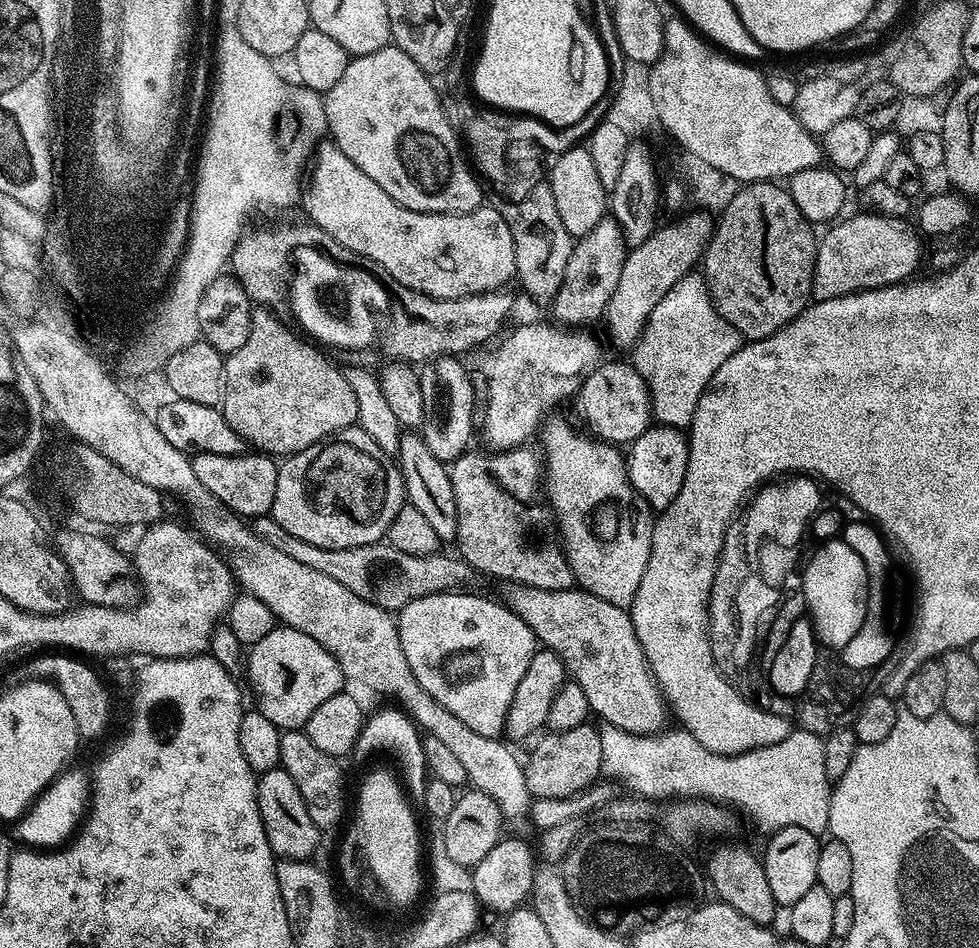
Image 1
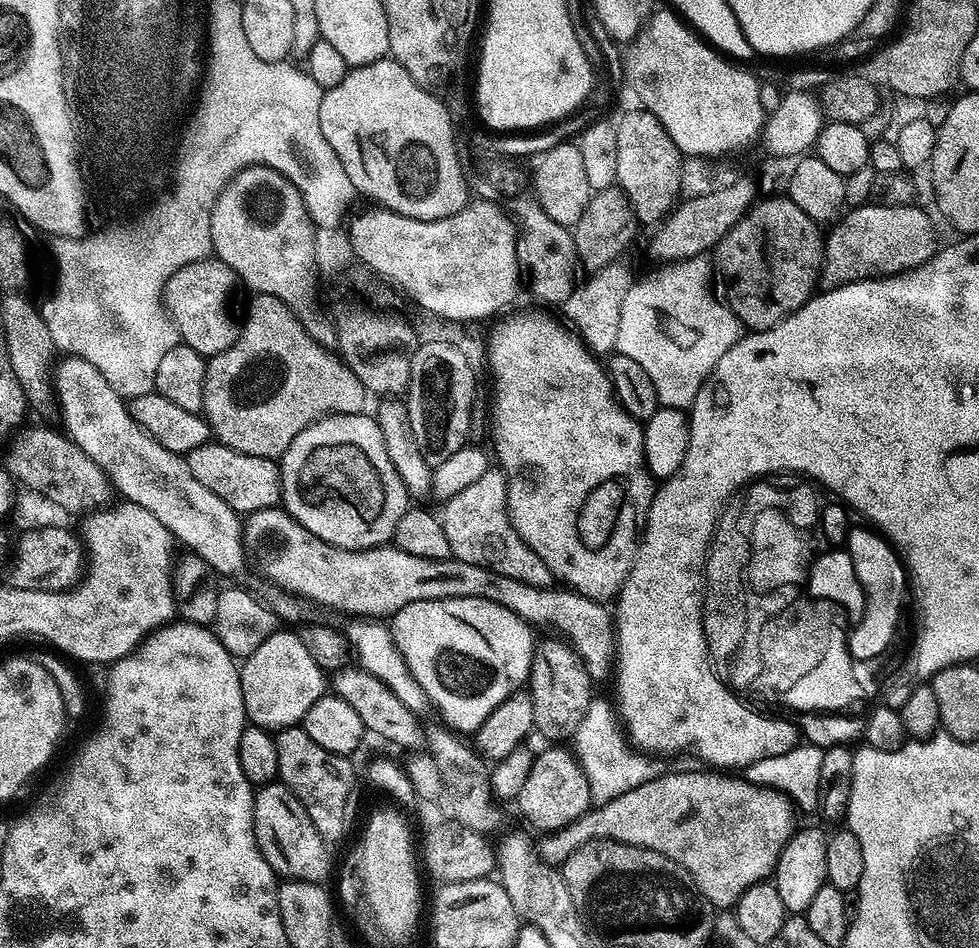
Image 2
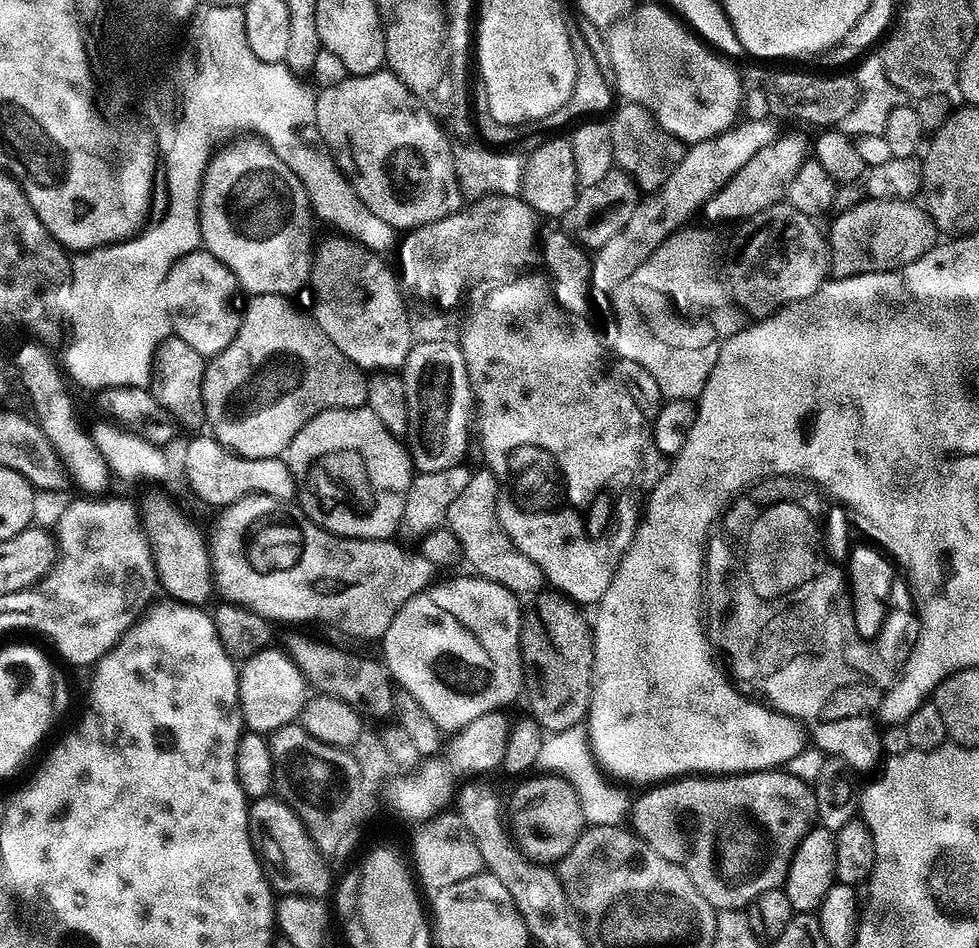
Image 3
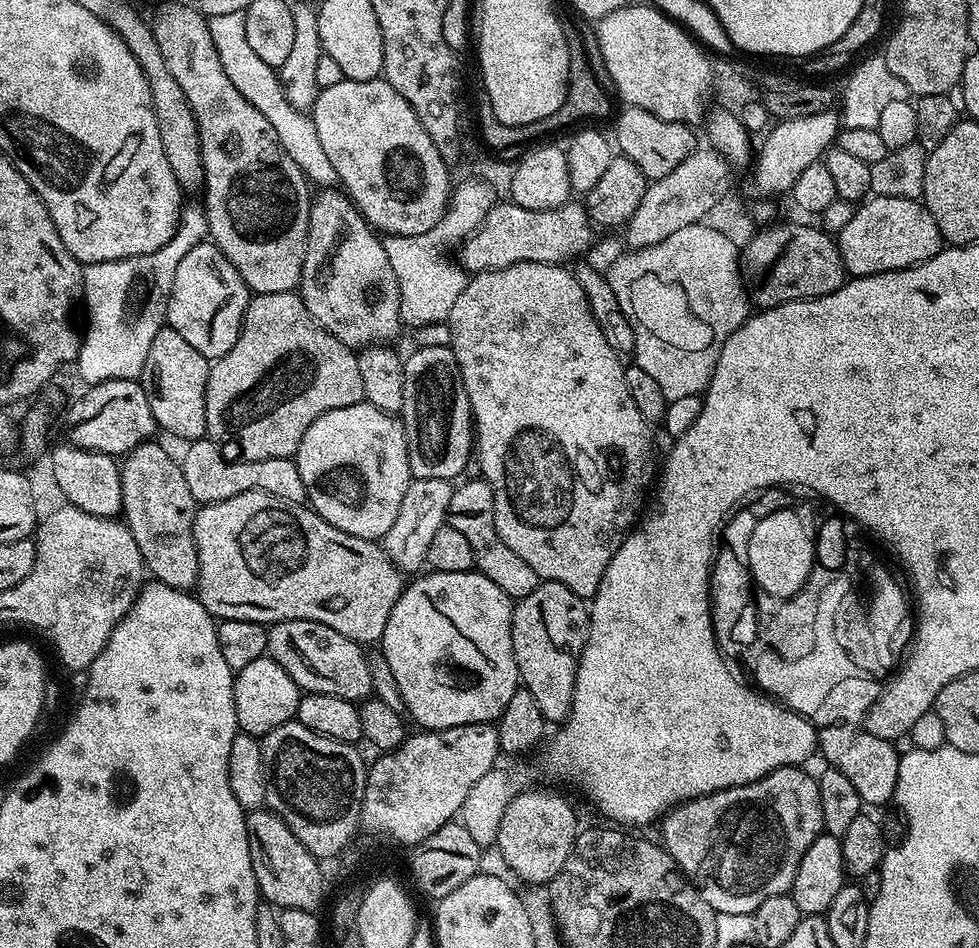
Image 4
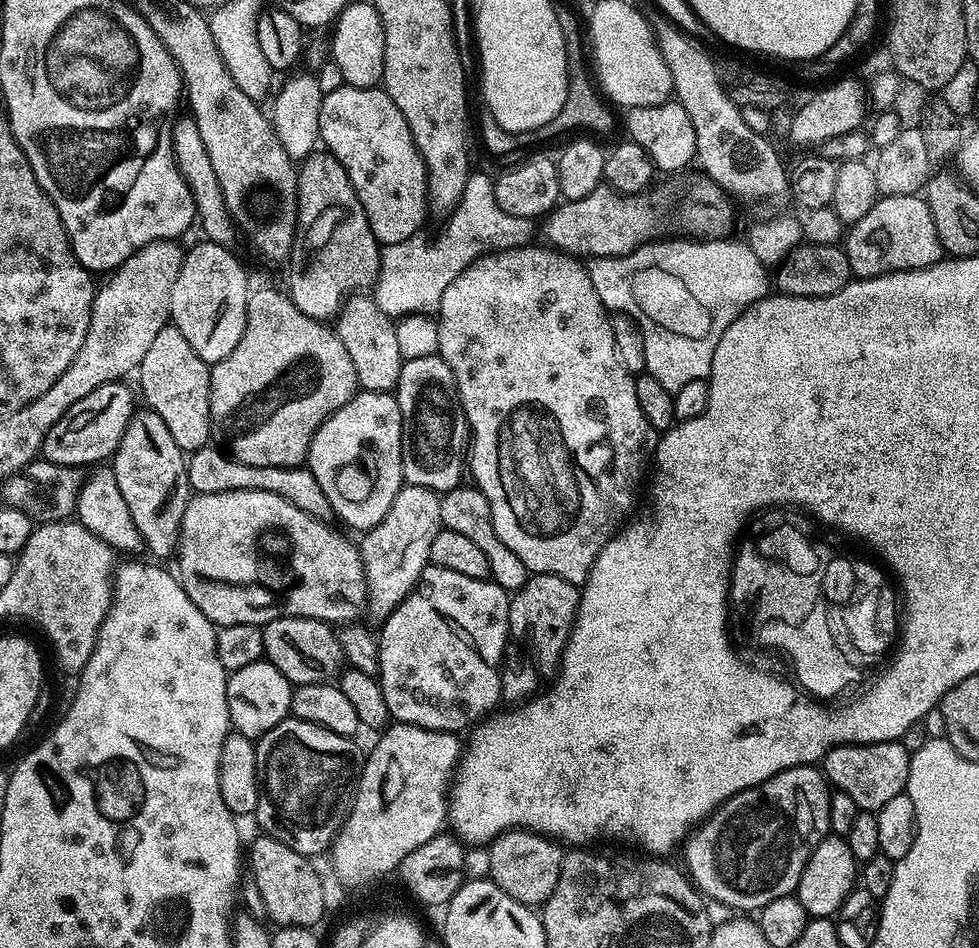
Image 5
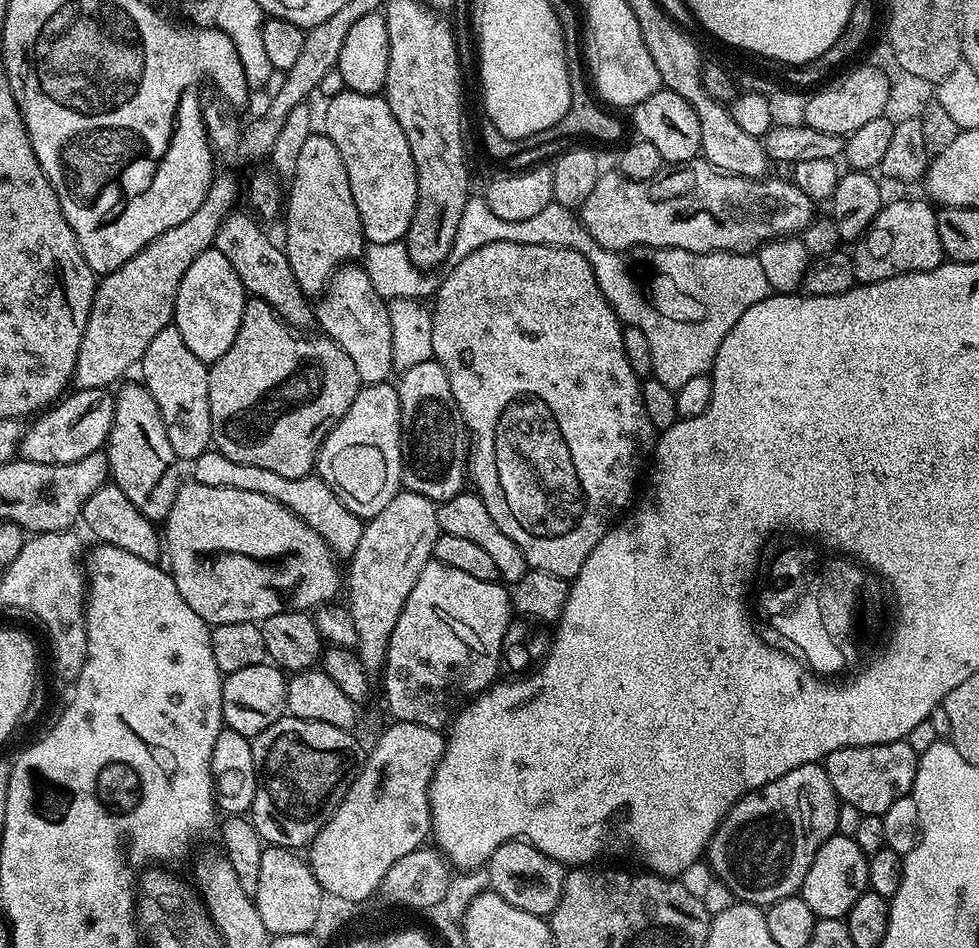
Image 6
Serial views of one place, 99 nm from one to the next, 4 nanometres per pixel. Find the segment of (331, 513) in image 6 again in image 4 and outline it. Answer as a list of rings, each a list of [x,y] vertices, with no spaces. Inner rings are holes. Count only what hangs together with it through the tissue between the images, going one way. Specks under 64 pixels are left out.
[[[211,439],[191,441],[184,452],[184,460],[179,461],[180,469],[184,472],[186,486],[190,486],[190,494],[197,505],[222,502],[226,498],[234,498],[234,494],[243,492],[268,492],[291,504],[304,504],[308,499],[302,486],[302,477],[298,474],[298,466],[292,458],[266,458],[265,460],[224,460],[224,456],[216,448]]]

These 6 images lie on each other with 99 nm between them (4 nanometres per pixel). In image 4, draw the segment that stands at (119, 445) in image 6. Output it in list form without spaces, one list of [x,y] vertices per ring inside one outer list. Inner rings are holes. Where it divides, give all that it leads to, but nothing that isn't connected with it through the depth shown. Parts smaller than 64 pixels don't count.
[[[142,443],[123,457],[120,464],[122,520],[128,525],[130,534],[134,534],[134,542],[138,542],[138,550],[151,579],[171,588],[192,590],[198,578],[198,550],[194,542],[194,518],[198,505],[190,494],[190,486],[186,486],[177,457],[172,457],[162,445],[156,443]]]

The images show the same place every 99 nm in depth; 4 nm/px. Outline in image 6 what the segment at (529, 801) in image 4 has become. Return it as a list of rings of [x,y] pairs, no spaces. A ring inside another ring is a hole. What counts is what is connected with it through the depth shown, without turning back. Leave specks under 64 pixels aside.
[[[507,840],[505,844],[498,846],[486,867],[489,872],[489,889],[506,898],[510,906],[526,910],[526,914],[551,917],[552,911],[558,906],[558,898],[562,898],[565,865],[542,854],[542,850],[538,850],[526,840]]]

